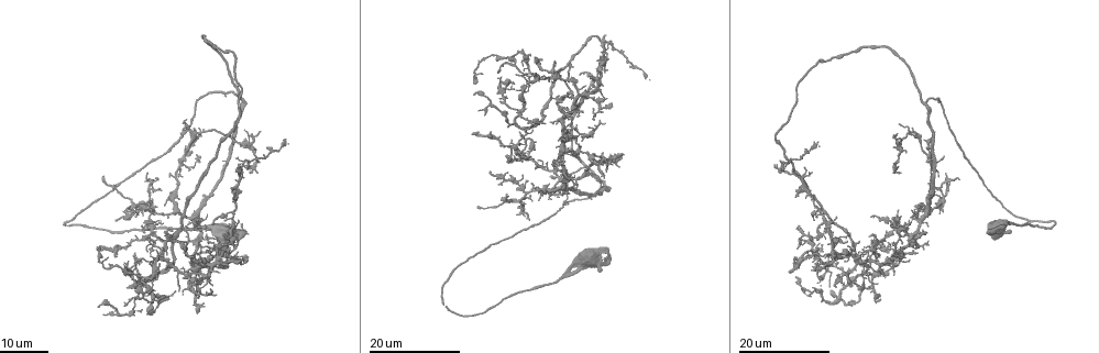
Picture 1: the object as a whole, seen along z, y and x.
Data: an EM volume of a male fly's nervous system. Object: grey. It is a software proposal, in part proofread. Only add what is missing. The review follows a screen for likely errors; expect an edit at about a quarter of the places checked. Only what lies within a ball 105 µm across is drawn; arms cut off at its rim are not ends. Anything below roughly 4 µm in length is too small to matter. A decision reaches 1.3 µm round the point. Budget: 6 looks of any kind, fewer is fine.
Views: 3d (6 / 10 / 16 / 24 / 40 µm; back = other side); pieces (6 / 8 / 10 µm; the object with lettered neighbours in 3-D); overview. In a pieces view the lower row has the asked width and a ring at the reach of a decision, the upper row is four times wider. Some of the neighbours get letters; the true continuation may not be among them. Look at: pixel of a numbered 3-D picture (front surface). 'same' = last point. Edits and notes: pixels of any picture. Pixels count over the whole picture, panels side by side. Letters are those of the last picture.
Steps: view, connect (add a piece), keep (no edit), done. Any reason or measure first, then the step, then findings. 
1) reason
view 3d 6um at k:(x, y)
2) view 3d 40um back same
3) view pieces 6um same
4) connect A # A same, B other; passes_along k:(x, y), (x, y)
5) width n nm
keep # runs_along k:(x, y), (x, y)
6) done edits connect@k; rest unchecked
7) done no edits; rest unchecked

tapers out
view 3d 16um at 1:(490, 172)

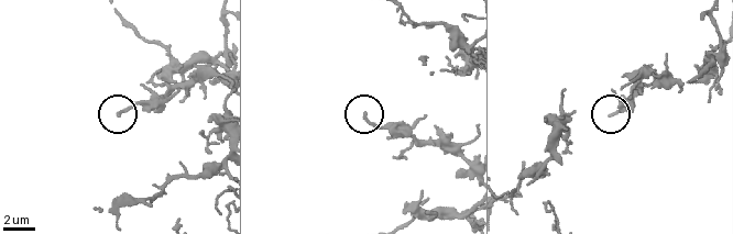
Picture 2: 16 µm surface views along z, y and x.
view pieces 8um at 2:(119, 115)

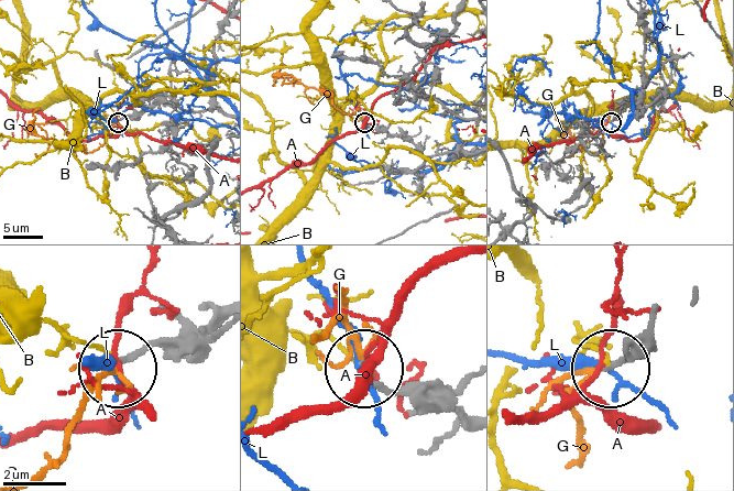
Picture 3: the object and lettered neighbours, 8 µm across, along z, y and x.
connect G # A other, B other, G same, L other; the neuron continues

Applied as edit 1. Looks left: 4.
an open end
view 3d 16um at 1:(183, 133)

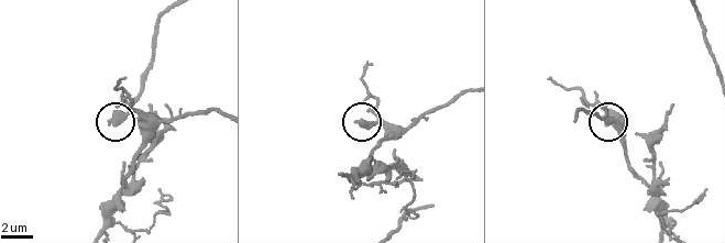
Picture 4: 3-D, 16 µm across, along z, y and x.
see the neighbours
view pieces 10um at 4:(357, 121)

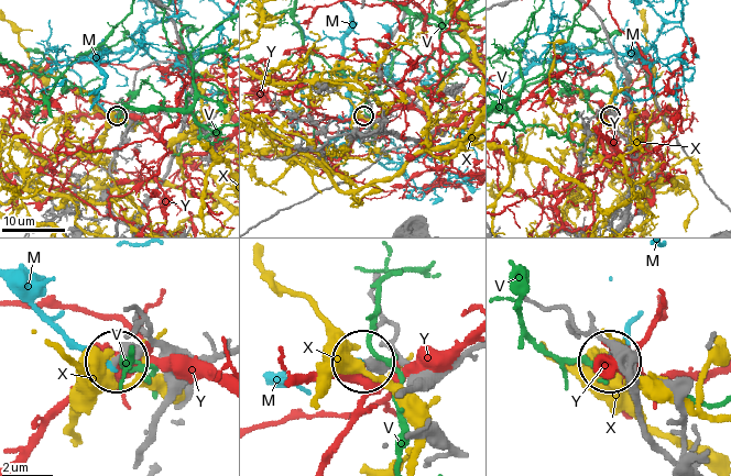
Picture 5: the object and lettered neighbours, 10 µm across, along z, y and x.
width 390 nm
keep # M other, V other, X other, Y other; none of them fits

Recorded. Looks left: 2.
free end
view 3d 24um at 1:(259, 131)

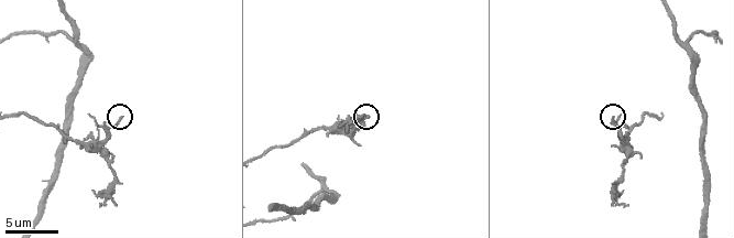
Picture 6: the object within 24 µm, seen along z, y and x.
view pieces 6um at 6:(121, 120)

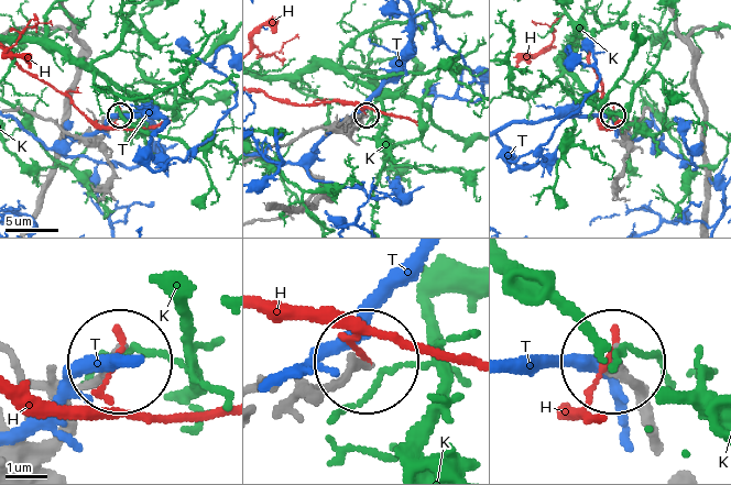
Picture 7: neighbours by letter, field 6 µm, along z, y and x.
width 180 nm
keep # H other, K other, T other; runs_along 7:(312, 400), (358, 365); none of them fits

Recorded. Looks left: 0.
done edits connect@3; rest unchecked

